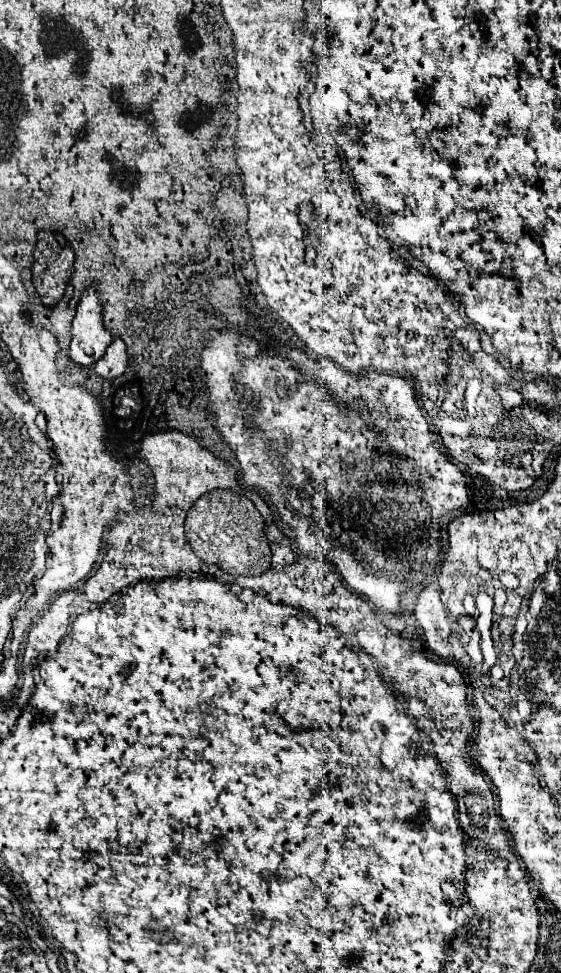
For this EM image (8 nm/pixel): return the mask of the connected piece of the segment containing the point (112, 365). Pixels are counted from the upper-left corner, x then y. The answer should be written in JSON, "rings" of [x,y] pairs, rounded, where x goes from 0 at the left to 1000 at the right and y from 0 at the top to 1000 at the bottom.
{"rings":[[[203,345],[200,354],[193,356],[189,364],[168,374],[168,382],[182,388],[210,388],[221,384],[228,376],[228,364],[225,364],[225,354],[217,351],[217,347]]]}

